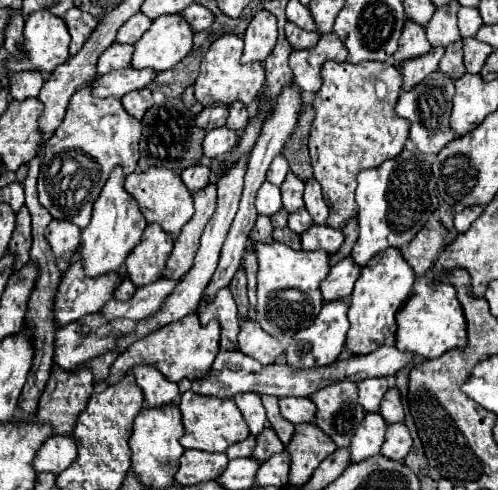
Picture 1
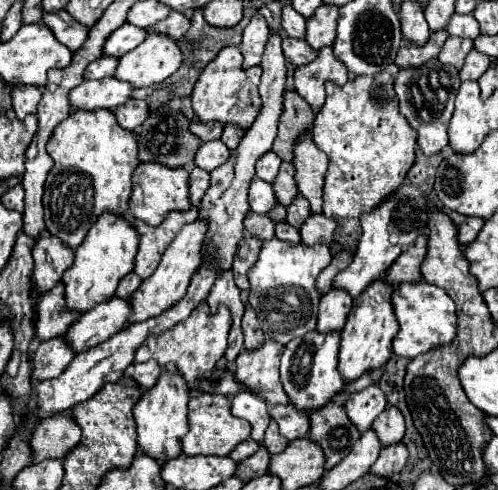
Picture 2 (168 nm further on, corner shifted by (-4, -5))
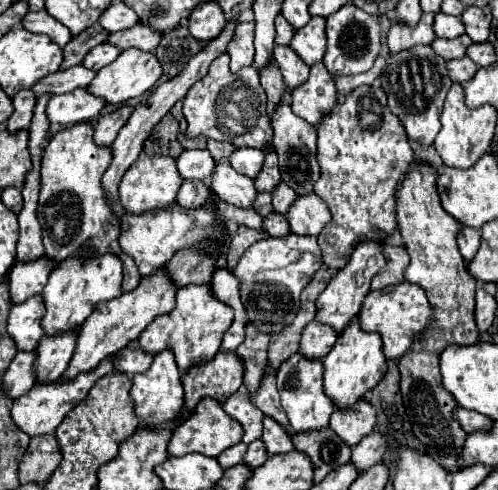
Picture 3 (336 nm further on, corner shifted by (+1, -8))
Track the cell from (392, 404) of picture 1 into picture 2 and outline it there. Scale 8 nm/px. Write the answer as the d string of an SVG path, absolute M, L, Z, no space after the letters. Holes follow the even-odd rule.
M387 407L375 421L373 429L379 435L381 445L393 445L399 443L405 435L405 419L397 407Z

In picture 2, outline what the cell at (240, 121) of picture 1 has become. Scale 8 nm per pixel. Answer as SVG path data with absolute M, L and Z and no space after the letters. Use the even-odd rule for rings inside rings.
M225 125L225 131L221 135L221 141L227 143L227 147L233 151L239 145L239 141L243 139L243 135L245 135L243 127L239 127L239 125Z

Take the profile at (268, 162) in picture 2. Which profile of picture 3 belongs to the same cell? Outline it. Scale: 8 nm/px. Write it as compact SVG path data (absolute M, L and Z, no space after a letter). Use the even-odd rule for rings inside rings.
M236 148L232 156L228 158L230 166L236 172L250 176L250 178L254 178L262 170L262 160L264 160L264 152L256 148Z

